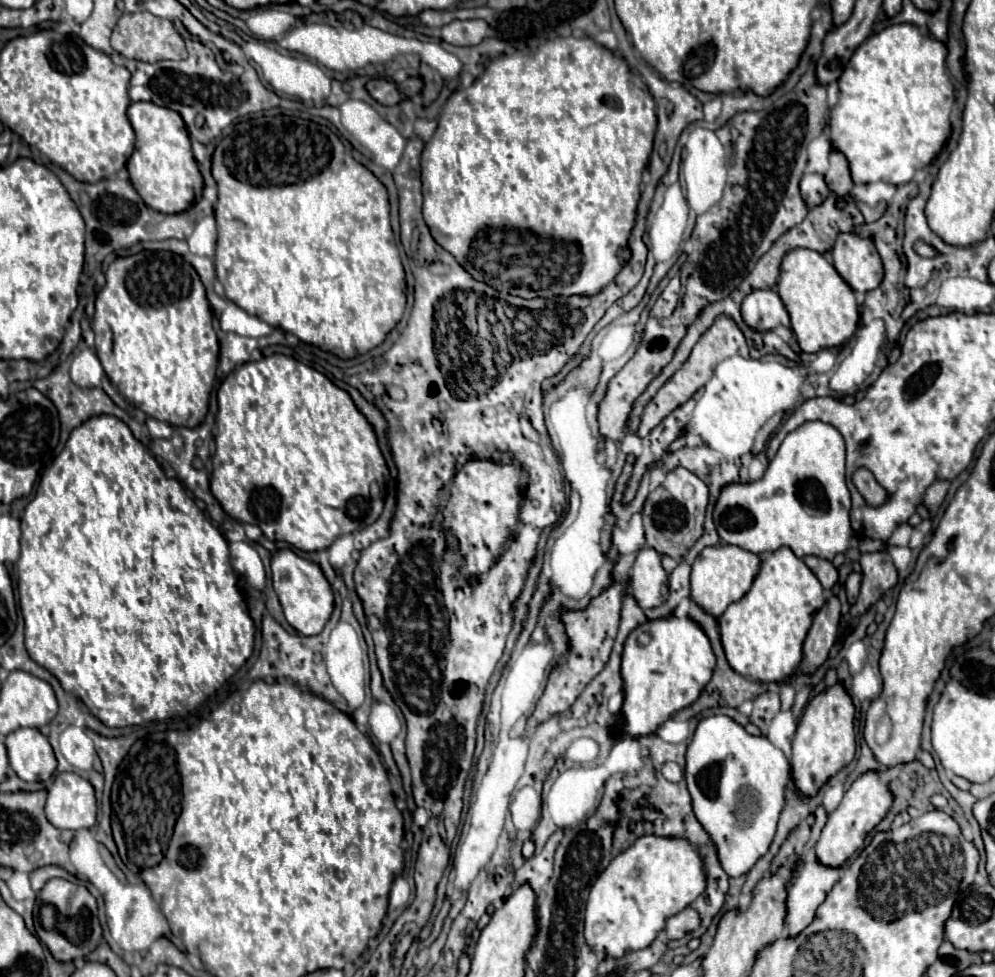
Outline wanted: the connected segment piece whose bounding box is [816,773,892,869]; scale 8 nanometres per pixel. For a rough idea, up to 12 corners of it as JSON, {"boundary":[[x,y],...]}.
{"boundary":[[878,773],[860,775],[816,843],[844,867],[892,805]]}

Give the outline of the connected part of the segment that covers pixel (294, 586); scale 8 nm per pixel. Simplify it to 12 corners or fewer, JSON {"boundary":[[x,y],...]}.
{"boundary":[[290,549],[272,557],[286,621],[318,635],[334,609],[320,567]]}

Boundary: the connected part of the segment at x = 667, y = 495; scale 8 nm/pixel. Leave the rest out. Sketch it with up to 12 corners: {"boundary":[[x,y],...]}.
{"boundary":[[676,467],[644,503],[646,543],[684,557],[710,491]]}

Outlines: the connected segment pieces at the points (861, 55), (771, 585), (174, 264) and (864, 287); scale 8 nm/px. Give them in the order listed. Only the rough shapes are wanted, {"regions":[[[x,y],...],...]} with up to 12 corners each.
{"regions":[[[910,23],[838,79],[855,184],[910,183],[950,135],[946,45]],[[788,547],[718,619],[728,665],[780,683],[824,589]],[[180,255],[118,257],[92,331],[148,417],[198,427],[218,339]],[[842,233],[832,249],[838,275],[860,293],[884,277],[874,243]]]}

